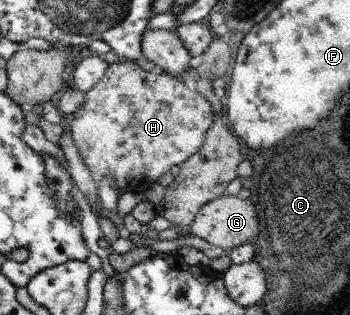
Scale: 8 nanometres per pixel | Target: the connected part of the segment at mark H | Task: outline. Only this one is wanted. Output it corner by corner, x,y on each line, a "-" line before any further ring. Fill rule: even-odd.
127,61
118,64
111,64
109,68
105,70
103,78
97,82
97,85
93,86
93,88
85,94
85,102
83,102
83,105
77,110
77,112
67,116
64,115
64,121
68,123
66,129
71,132
71,137
79,151
79,156
81,156
83,164
85,164
87,169
91,171
93,179
99,181
107,173
113,174
113,178
117,180
117,185
120,186
120,190
124,185
131,185
132,182
157,183
157,180
159,180
163,174
169,172
173,166
183,165
183,162
186,162
191,156
193,156
193,154
195,154
195,152
198,152
201,149
203,142
205,142
205,134
207,134
207,130
211,128
213,120
214,112
209,101
199,94
199,92
187,88
183,81
177,80
176,78
173,78
173,76
169,76
169,74
165,74
158,70
146,72
137,64
137,62

